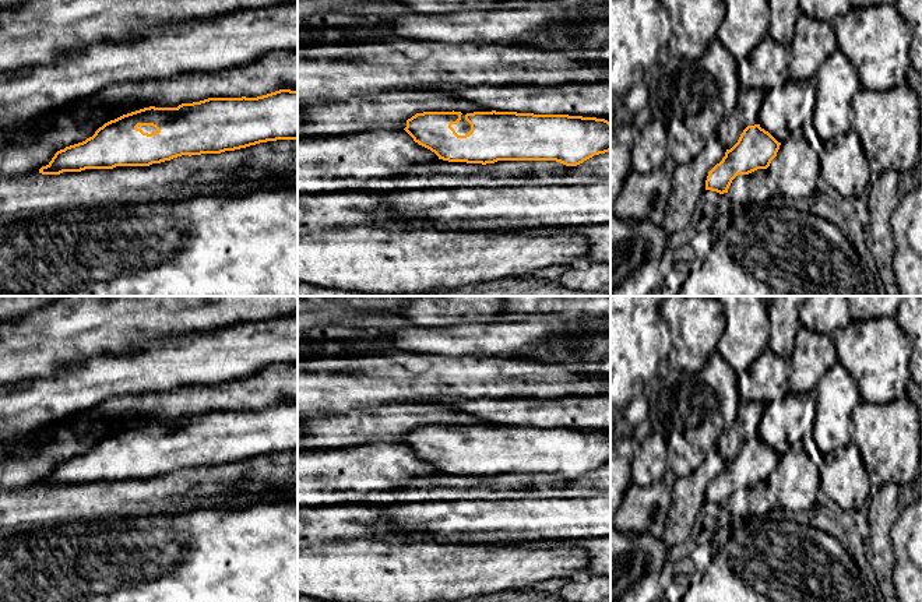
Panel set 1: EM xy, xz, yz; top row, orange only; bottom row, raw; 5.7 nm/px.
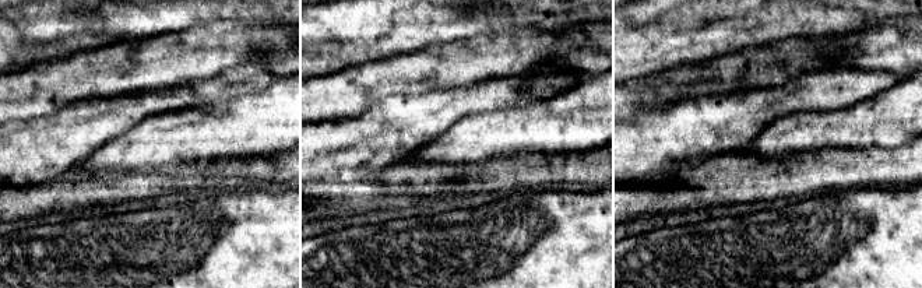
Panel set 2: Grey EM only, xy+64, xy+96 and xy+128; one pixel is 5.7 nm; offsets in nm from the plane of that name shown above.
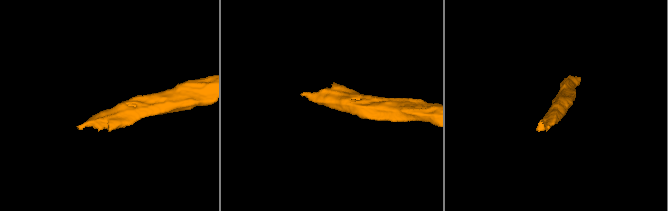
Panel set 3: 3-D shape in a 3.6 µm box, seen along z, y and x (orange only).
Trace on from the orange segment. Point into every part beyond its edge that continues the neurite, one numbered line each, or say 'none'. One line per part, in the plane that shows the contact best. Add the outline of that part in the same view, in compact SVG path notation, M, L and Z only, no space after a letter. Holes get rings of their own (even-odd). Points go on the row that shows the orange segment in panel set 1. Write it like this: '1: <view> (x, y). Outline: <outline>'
1: xz (463, 127). Outline: M461 115L461 120L457 124L451 124L458 135L465 135L471 131L471 124L465 120L465 115Z

